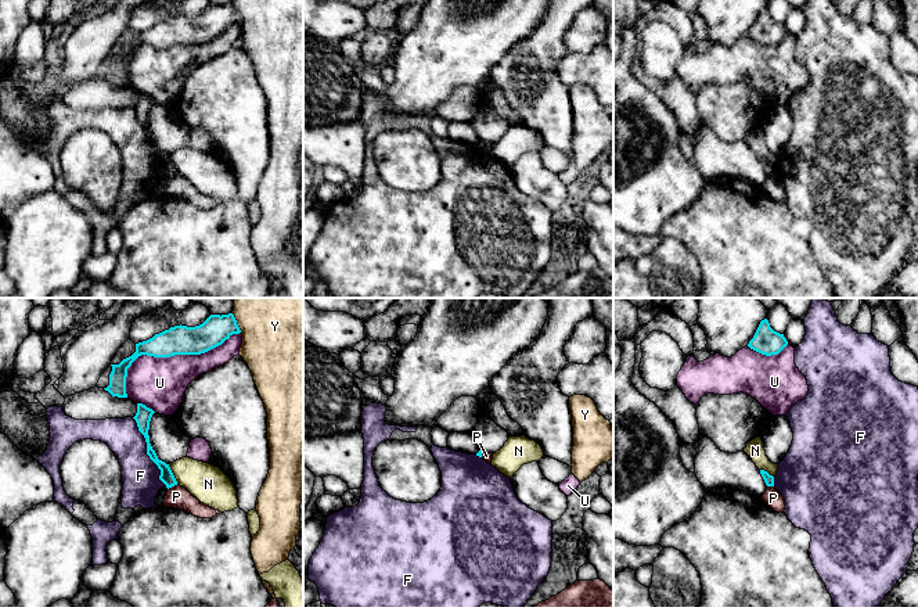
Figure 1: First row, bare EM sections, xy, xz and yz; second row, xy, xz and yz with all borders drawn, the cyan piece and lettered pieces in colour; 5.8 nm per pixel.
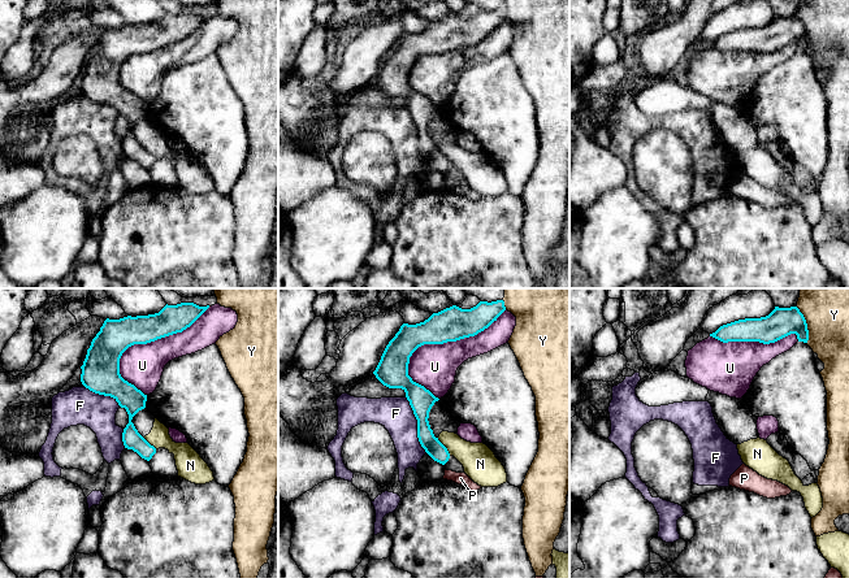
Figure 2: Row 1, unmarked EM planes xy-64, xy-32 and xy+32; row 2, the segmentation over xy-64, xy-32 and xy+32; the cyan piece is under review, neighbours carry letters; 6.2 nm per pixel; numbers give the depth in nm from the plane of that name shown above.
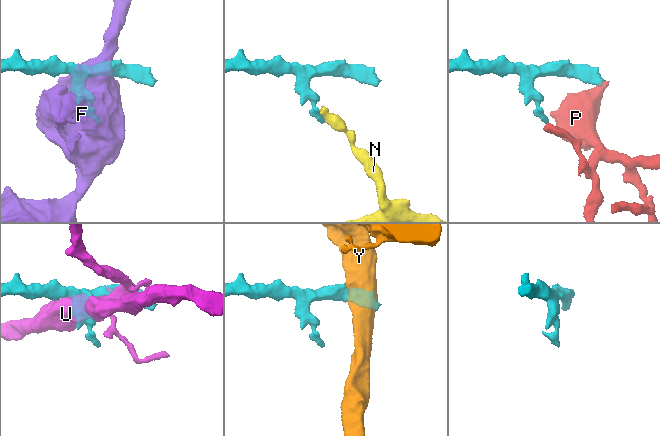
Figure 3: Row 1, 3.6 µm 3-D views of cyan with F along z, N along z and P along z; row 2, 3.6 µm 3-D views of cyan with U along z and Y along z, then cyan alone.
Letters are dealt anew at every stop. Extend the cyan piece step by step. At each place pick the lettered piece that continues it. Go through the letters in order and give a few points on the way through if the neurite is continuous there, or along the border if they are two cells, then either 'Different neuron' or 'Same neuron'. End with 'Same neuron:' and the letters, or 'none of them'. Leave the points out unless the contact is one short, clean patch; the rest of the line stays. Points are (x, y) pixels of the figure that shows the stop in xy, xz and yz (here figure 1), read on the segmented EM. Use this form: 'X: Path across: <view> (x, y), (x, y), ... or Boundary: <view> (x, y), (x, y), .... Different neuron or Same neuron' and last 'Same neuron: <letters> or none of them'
F: Different neuron
N: Boundary: xy (168, 464), (177, 484). Different neuron
P: Boundary: xy (176, 484), (168, 489). Different neuron
U: Different neuron
Y: Different neuron
Same neuron: none of them

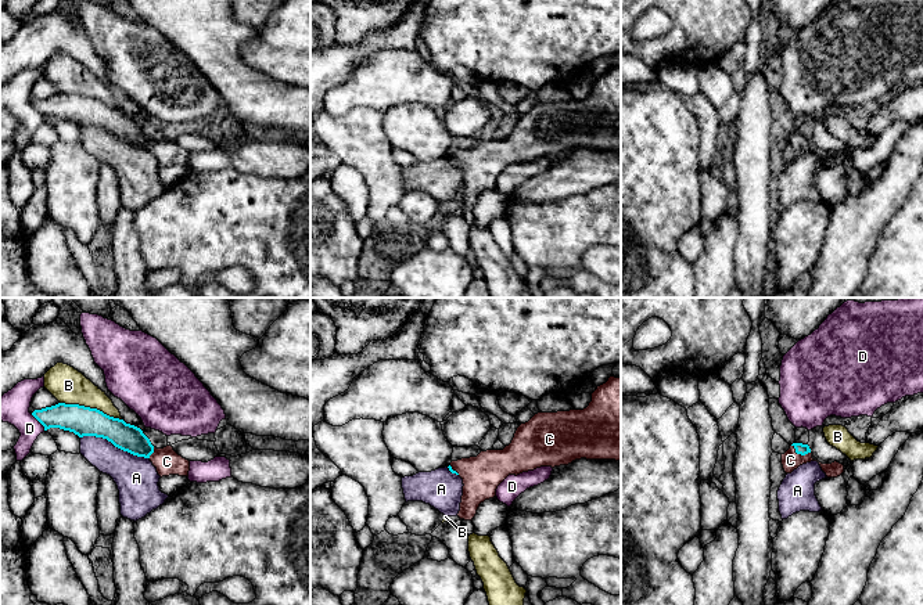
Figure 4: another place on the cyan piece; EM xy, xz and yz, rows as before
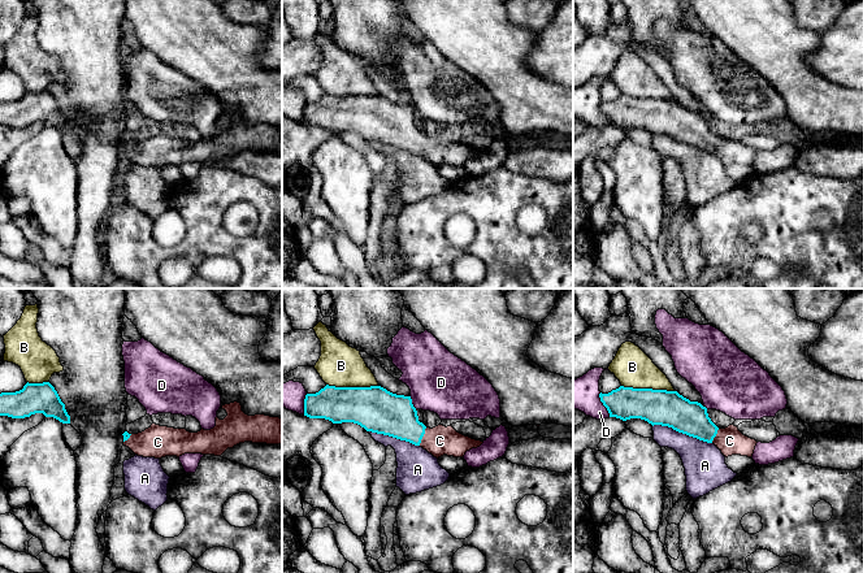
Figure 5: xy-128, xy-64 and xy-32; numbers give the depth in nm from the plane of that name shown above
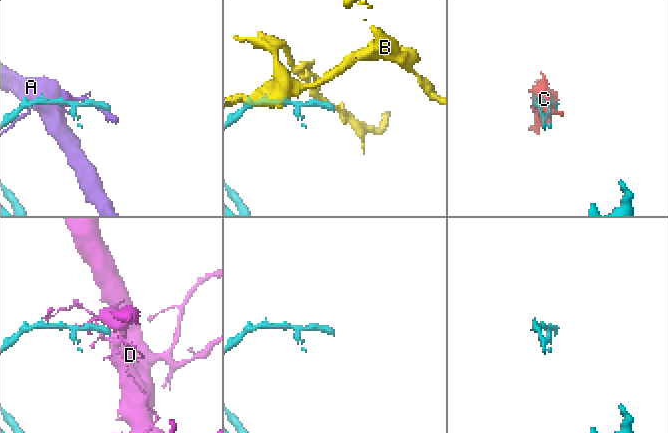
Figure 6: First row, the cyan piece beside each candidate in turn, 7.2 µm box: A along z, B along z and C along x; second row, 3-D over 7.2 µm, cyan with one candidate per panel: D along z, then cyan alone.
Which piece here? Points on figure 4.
A: Different neuron
B: Different neuron
C: Path across: yz (801, 449), (800, 453), (790, 460). Same neuron
D: Different neuron
Same neuron: C

